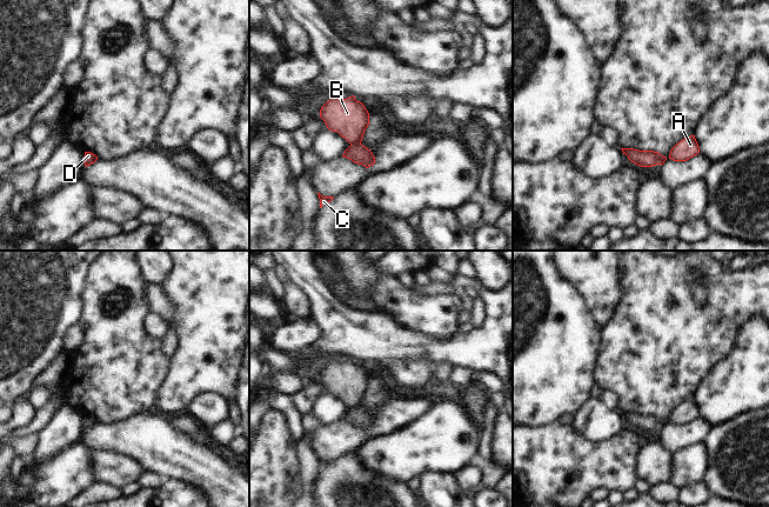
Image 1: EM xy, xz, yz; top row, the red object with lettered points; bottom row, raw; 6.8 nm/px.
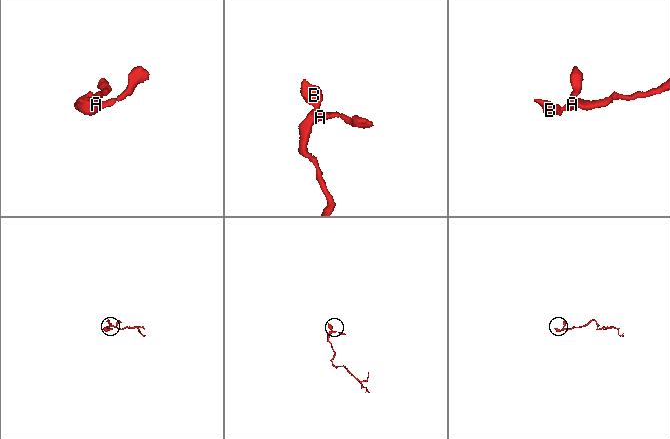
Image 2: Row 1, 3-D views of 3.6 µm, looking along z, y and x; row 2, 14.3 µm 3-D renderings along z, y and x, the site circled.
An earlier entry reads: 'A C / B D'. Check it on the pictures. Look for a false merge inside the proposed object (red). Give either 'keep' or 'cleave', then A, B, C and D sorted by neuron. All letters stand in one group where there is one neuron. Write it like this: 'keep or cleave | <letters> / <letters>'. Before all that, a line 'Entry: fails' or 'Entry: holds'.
Entry: holds
cleave | A C / B D

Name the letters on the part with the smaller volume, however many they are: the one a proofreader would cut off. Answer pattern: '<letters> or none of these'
B, D

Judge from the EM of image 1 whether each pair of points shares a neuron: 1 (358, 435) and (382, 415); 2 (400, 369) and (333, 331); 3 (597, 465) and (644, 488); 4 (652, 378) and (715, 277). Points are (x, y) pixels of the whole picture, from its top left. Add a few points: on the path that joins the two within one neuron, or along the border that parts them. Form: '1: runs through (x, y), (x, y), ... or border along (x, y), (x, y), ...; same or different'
1: runs through (366, 435), (373, 433), (382, 424); same
2: border along (414, 361), (383, 360), (380, 362); different
3: border along (637, 479), (633, 486); different
4: runs through (676, 353), (716, 313), (716, 301); same

